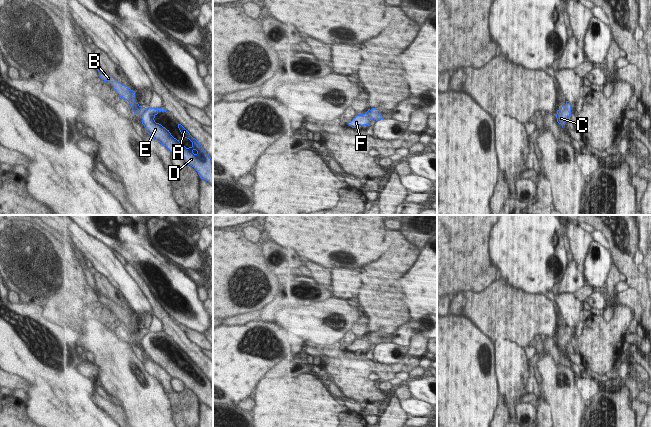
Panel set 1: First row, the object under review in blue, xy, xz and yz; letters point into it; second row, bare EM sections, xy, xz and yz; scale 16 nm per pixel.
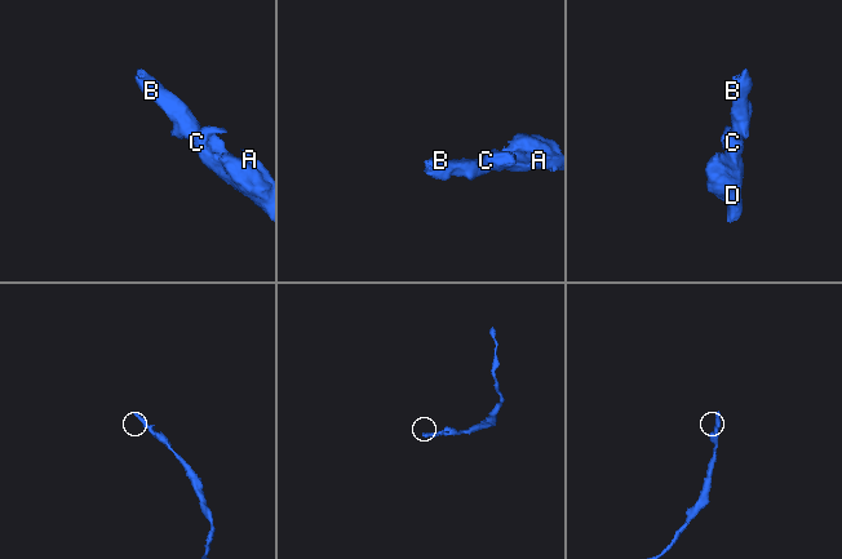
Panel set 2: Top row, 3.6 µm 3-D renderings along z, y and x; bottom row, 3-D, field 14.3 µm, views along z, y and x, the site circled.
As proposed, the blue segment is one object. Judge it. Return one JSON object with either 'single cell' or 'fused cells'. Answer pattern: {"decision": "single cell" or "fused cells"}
{"decision": "single cell"}

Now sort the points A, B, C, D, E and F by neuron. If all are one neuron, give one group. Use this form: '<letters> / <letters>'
A B C D E F

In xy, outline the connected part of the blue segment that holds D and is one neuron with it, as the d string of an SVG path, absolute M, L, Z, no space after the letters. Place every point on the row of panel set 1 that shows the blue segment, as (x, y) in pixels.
M96 67L96 69L99 72L100 78L104 81L108 81L119 96L129 102L133 112L141 116L145 131L151 137L160 142L163 146L166 146L173 154L180 155L187 165L196 169L201 179L204 179L213 185L213 161L202 145L193 138L181 124L178 124L181 134L192 142L192 146L186 148L179 140L171 135L169 130L155 122L154 118L159 111L167 111L165 107L141 107L134 100L135 91L130 90L128 86L119 83L111 75L106 74L98 67Z

